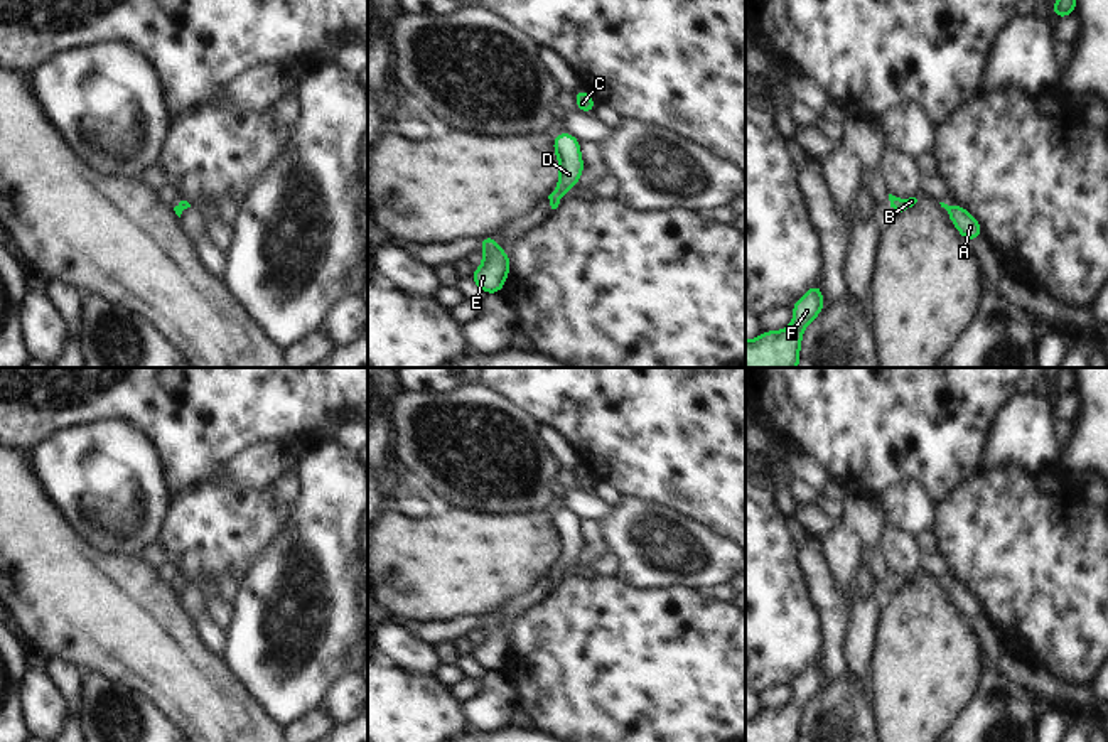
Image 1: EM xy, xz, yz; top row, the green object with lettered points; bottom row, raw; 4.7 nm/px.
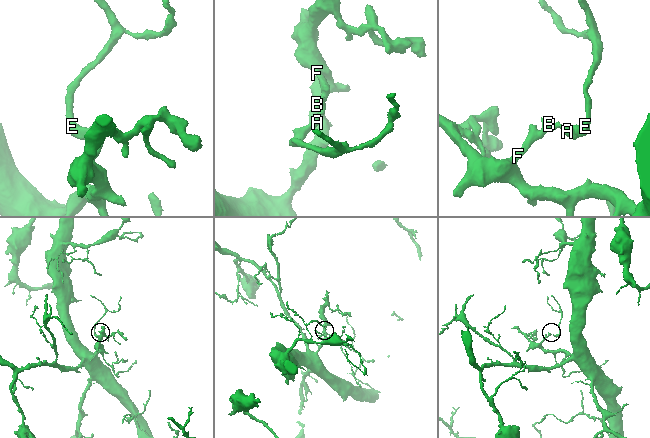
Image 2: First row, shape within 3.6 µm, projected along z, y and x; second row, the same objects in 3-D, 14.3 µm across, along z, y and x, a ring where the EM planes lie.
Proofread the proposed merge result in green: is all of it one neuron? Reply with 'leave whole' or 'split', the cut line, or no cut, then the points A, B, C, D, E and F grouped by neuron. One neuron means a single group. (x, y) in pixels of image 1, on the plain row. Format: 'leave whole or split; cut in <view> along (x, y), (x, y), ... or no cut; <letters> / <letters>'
leave whole; no cut; A B C D E F

